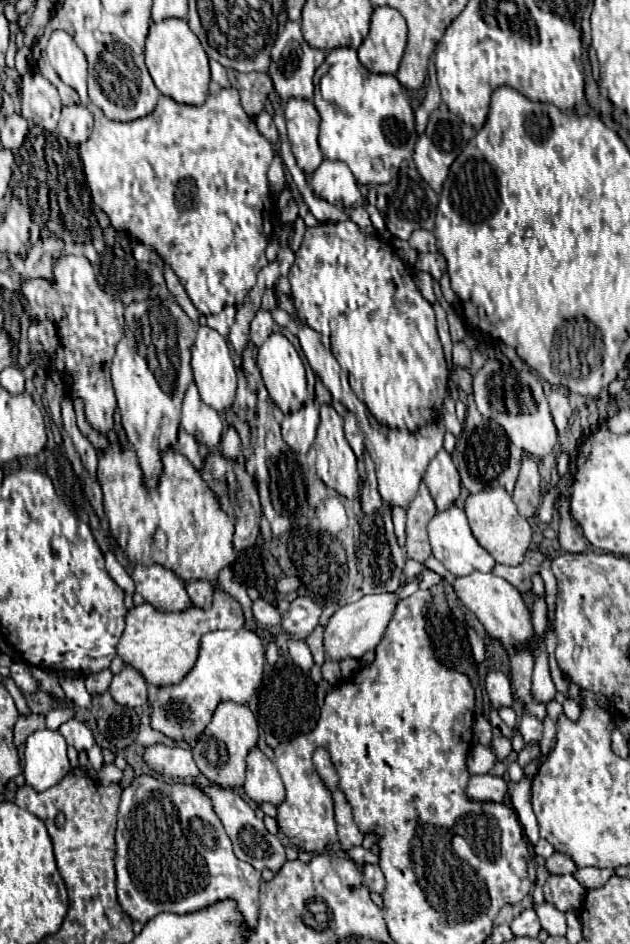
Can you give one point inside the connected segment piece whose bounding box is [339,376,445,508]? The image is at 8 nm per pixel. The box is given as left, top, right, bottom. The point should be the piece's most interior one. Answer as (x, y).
(401, 457)

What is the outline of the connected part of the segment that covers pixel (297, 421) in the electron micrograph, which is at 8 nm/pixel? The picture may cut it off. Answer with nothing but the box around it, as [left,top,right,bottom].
[281,402,319,454]

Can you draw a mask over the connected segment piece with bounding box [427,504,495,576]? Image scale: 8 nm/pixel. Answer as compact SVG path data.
M451 504L447 510L437 512L433 516L433 520L427 526L429 532L429 540L431 540L431 548L433 548L433 556L455 576L467 576L475 570L479 572L491 572L495 566L495 558L483 548L479 546L479 542L473 538L471 528L467 524L465 518L465 510L459 508L457 504Z

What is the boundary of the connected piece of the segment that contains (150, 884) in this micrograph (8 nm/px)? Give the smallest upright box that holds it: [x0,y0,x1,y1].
[117,776,263,928]

